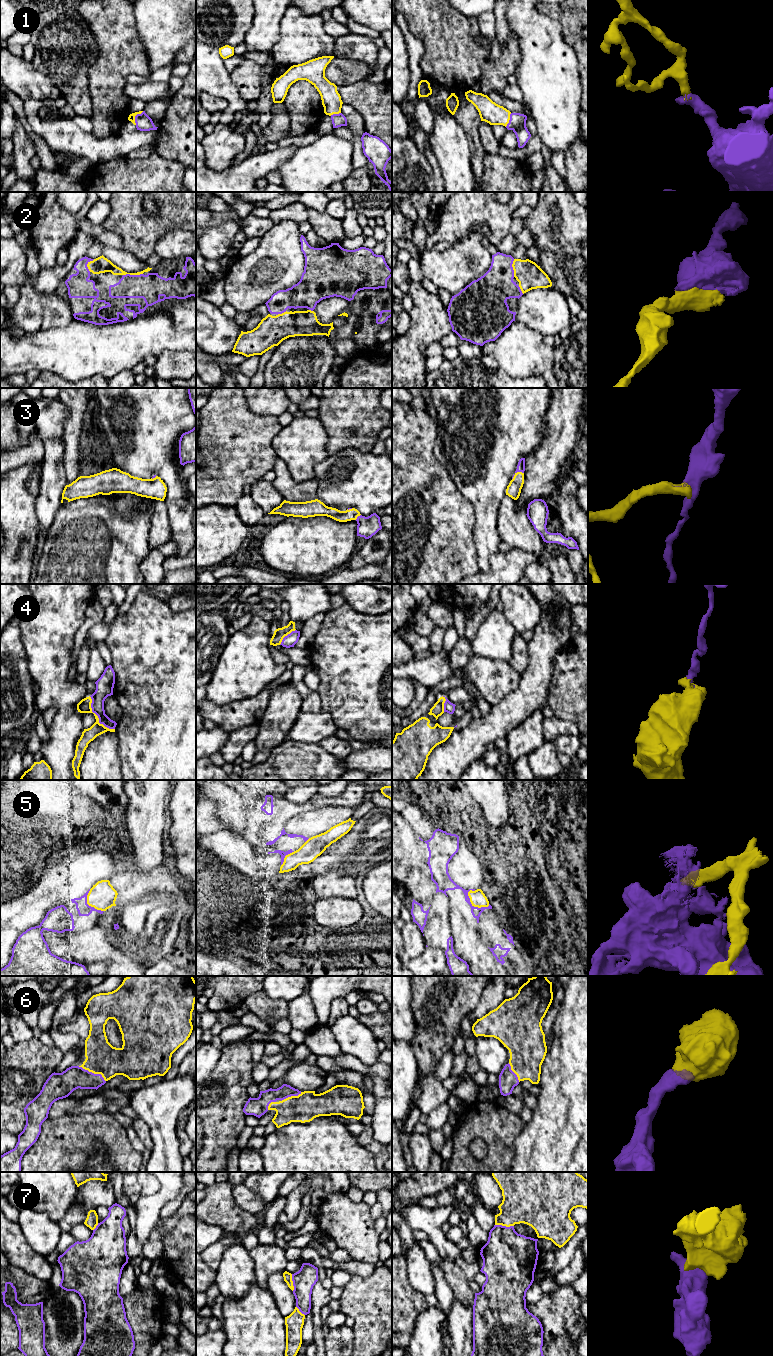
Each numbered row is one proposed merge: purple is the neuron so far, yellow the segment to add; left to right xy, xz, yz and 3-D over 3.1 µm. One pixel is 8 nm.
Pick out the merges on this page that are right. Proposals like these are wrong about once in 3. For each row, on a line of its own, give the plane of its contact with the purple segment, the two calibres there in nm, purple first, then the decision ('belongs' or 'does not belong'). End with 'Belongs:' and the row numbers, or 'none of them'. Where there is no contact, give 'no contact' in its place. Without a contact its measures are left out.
1: contact in xy; calibres 130 and 50 nm; belongs
2: contact in xy; calibres 220 and 120 nm; belongs
3: contact in yz; calibres 60 and 120 nm; belongs
4: contact in xy; calibres 140 and 110 nm; does not belong
5: contact in yz; calibres 80 and 130 nm; does not belong
6: contact in xy; calibres 190 and 260 nm; belongs
7: contact in yz; calibres 400 and 340 nm; does not belong
Belongs: 1, 2, 3, 6

